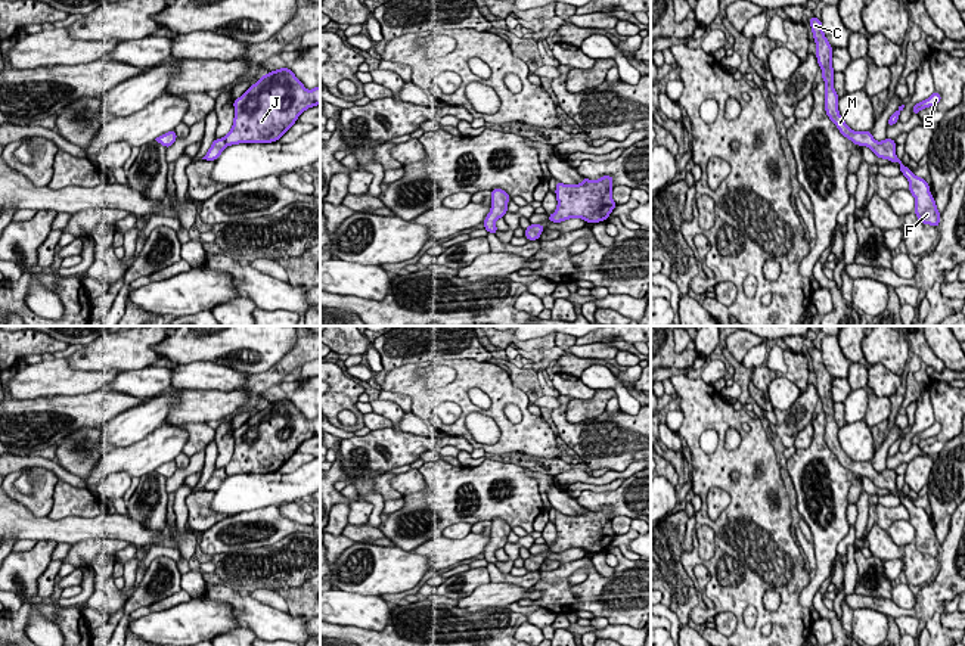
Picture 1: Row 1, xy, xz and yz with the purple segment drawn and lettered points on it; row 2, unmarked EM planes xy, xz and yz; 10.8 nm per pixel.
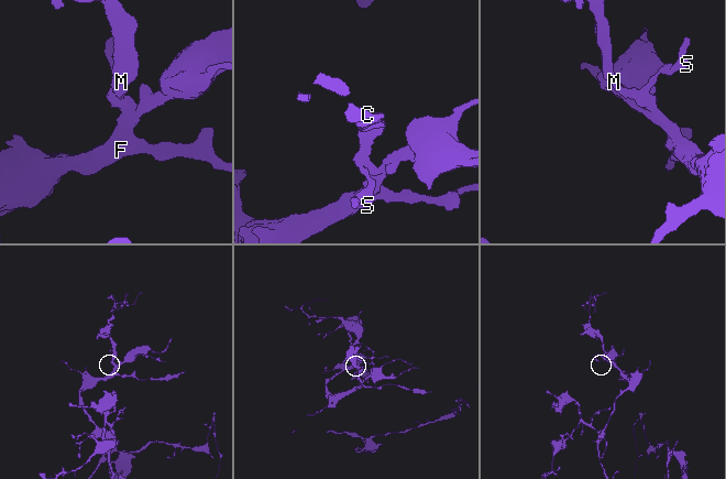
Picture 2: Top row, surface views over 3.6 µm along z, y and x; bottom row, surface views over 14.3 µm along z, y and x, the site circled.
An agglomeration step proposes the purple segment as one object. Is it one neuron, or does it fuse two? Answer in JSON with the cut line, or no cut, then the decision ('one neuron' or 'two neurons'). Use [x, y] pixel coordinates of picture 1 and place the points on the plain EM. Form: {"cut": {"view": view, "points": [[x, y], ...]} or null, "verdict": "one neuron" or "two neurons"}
{"cut": null, "verdict": "one neuron"}

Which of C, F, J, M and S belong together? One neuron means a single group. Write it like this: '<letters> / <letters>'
C F J M S

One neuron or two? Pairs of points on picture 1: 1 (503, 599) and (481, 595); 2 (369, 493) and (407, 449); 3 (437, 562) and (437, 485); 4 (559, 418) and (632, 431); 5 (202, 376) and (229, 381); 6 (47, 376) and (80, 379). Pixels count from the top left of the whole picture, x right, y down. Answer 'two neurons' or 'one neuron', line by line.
1: one neuron
2: one neuron
3: two neurons
4: one neuron
5: one neuron
6: one neuron

